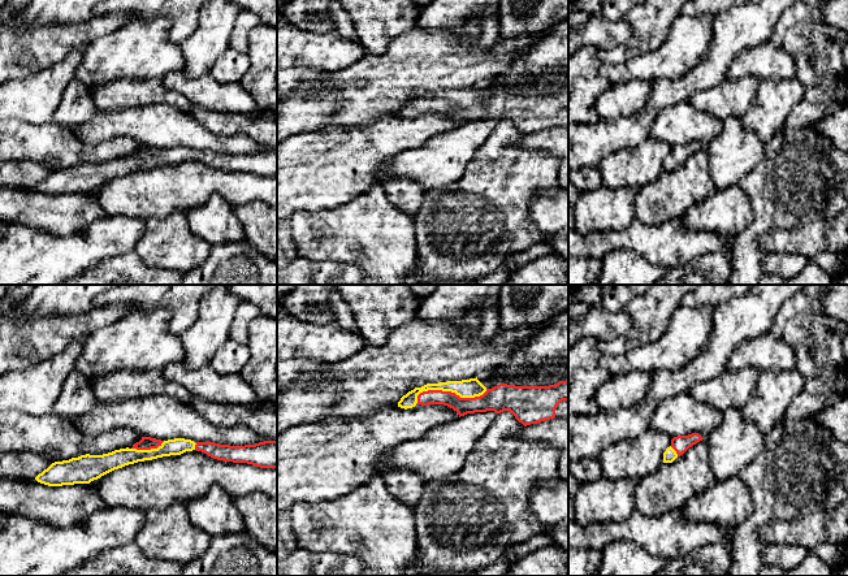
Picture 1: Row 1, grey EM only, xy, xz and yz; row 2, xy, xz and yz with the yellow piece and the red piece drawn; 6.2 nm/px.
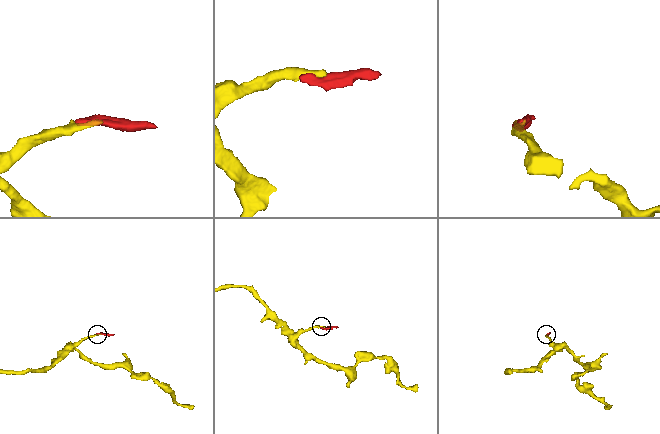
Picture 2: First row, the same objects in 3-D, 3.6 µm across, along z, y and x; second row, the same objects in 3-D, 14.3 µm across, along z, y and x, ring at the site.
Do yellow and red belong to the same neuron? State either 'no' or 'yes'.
yes

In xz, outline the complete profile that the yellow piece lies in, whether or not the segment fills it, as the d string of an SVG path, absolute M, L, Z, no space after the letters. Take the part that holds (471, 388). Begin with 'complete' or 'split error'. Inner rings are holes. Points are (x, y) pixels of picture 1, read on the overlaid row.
split error; M477 377L462 381L427 384L408 391L398 402L398 407L404 410L412 408L416 404L444 404L457 411L459 417L475 412L494 411L496 413L501 413L503 411L510 411L519 423L527 426L554 419L555 416L568 416L568 381L559 381L549 386L515 386L499 384L492 389L486 389Z

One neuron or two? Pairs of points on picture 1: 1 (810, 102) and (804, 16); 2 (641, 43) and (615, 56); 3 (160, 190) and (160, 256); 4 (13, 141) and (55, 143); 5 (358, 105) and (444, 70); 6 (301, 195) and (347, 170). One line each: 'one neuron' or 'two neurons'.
1: one neuron
2: one neuron
3: two neurons
4: one neuron
5: one neuron
6: one neuron

